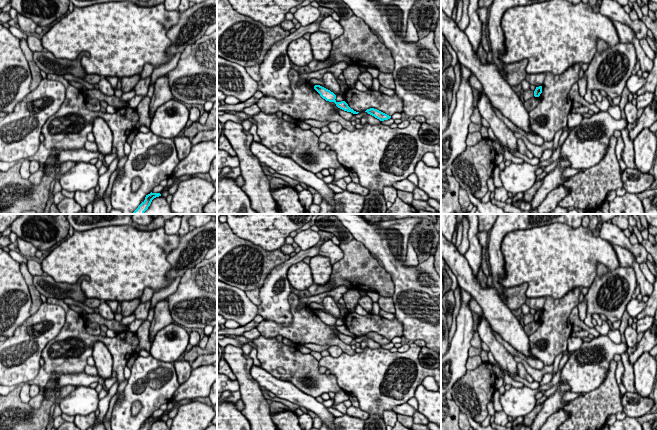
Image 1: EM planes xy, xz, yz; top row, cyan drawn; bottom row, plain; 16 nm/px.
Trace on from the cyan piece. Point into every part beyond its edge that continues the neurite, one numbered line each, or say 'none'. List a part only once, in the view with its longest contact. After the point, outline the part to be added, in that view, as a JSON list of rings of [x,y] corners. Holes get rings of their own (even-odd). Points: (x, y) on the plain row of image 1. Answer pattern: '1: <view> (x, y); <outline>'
none

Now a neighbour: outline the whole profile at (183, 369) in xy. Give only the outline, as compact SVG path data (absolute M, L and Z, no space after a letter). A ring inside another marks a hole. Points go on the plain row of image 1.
M176 360L173 365L175 367L179 385L186 382L193 370L191 364L186 360Z

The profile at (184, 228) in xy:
M183 214L183 216L181 217L182 218L181 226L180 226L180 229L177 233L179 235L179 237L182 237L189 232L190 225L188 223L188 220L192 215L193 214Z

